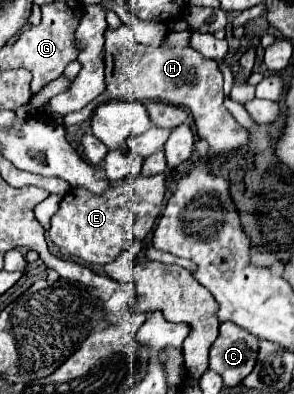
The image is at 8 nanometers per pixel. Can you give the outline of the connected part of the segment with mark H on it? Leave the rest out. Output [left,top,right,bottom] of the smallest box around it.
[63,27,249,157]

